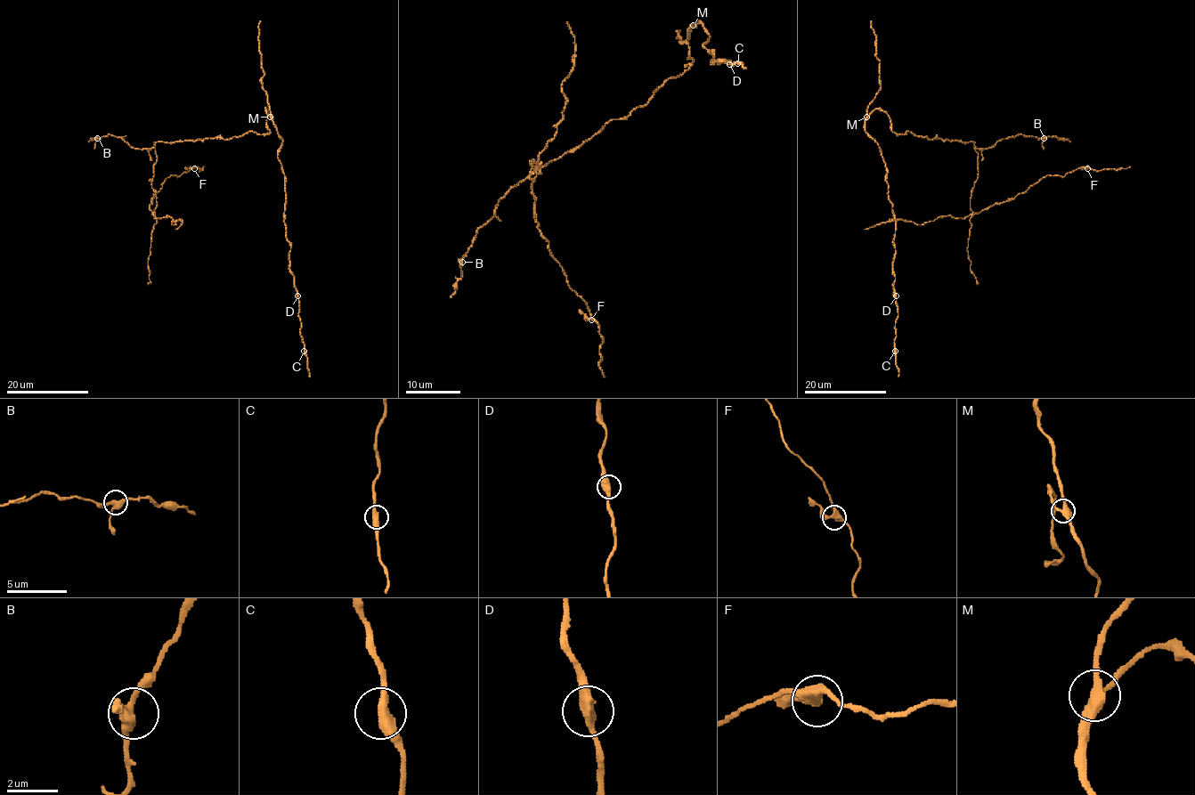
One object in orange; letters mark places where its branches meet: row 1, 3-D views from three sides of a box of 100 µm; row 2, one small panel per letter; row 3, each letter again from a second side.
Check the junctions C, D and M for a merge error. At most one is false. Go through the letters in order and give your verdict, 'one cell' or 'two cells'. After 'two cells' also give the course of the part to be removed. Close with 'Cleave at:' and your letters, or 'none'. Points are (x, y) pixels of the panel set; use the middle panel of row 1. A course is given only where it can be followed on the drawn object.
C: one cell
D: one cell
M: two cells; foreign part runs (693, 25), (691, 66), (538, 174), (540, 163), (532, 182), (539, 231), (598, 325), (605, 377)
Cleave at: M

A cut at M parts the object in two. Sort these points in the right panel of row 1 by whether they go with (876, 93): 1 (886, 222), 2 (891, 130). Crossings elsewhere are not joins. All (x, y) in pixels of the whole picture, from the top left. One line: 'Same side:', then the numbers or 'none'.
Same side: none

